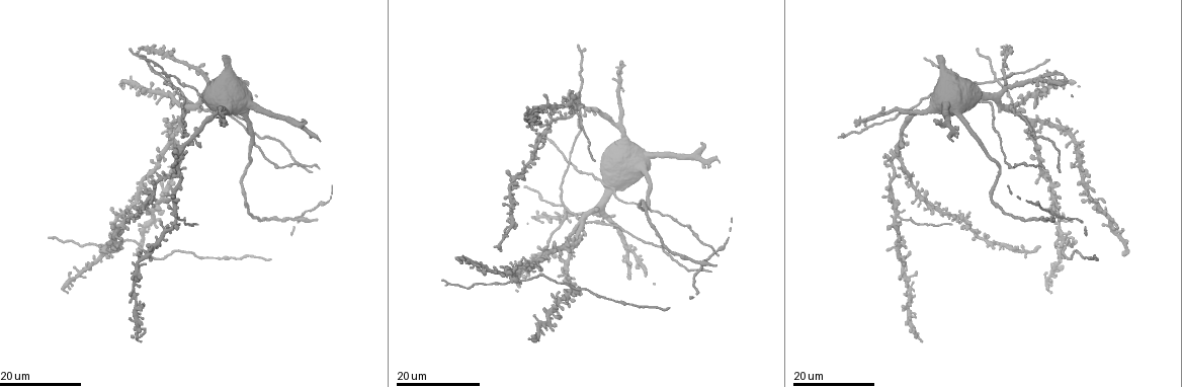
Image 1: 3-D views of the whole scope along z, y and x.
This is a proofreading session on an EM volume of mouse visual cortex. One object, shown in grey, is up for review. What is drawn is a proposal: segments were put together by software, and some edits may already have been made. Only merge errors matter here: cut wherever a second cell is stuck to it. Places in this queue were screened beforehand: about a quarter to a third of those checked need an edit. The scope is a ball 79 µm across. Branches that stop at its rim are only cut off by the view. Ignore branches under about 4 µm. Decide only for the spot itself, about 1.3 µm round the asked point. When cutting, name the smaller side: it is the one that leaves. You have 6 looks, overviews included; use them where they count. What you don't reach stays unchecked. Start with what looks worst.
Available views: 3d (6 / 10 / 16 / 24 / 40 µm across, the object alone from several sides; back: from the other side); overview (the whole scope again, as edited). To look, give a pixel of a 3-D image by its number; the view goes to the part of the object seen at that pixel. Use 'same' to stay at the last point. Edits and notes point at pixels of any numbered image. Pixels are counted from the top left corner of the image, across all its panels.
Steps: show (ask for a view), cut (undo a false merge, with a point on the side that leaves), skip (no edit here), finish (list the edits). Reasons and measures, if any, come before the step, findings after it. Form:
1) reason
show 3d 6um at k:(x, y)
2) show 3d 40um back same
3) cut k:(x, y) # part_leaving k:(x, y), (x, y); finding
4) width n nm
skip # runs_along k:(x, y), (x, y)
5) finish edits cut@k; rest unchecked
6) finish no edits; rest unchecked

looks like a crossing
show 3d 24um at 1:(896, 215)

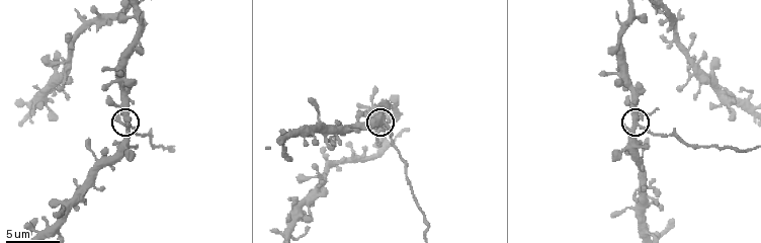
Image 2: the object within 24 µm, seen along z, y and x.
show 3d 10um at 2:(636, 126)

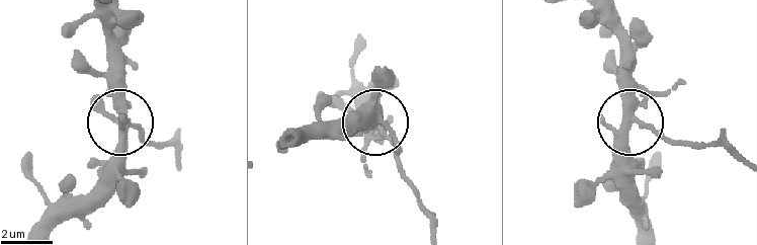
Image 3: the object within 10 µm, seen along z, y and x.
width 300 nm
cut 3:(140, 138) # part_leaving 3:(380, 129), (432, 231); two cells meet here

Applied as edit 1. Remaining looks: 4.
two arms in line, one across
show 3d 16um at 1:(588, 221)

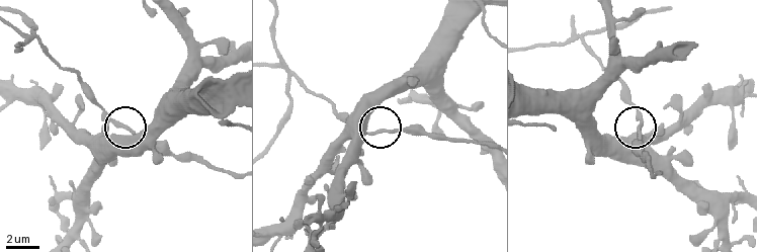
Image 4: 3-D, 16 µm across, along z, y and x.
show 3d 6um at 4:(371, 134)

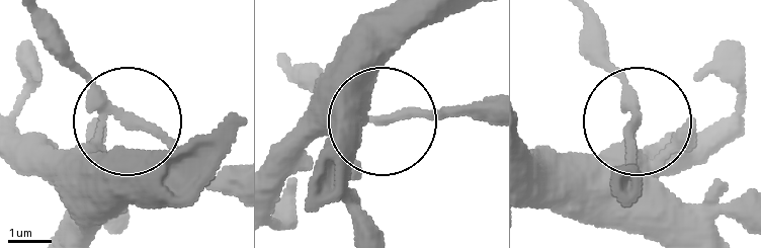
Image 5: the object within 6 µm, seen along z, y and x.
arms 3
skip # one cell here

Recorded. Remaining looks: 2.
show 3d 16um at 1:(510, 280)

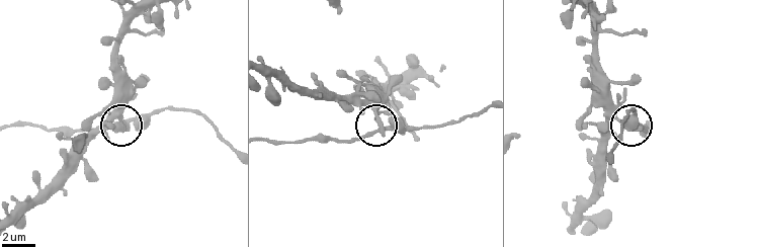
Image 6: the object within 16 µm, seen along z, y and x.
show 3d 6um at 6:(380, 128)

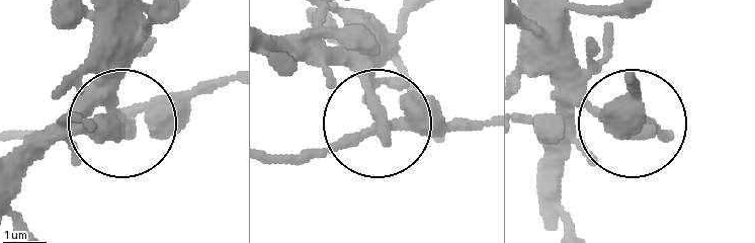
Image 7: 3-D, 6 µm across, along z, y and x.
width 290 nm
skip # one cell here

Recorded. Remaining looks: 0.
finish edits cut@3; rest unchecked

